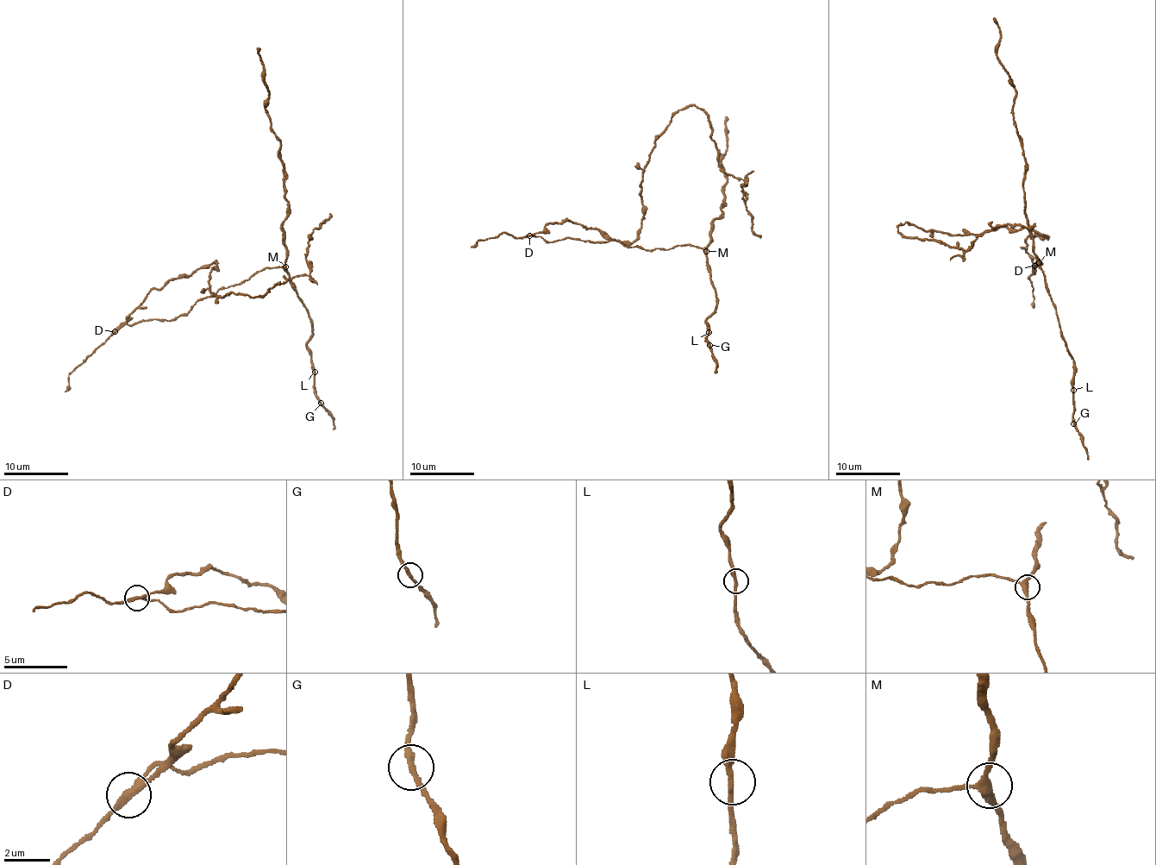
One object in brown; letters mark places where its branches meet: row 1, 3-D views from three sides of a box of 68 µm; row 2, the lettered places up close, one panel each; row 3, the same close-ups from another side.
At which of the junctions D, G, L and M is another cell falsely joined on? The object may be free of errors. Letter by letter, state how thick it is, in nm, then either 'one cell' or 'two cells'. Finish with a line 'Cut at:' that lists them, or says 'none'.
D: 240 nm | two cells
G: 240 nm | one cell
L: 240 nm | one cell
M: 280 nm | one cell
Cut at: D

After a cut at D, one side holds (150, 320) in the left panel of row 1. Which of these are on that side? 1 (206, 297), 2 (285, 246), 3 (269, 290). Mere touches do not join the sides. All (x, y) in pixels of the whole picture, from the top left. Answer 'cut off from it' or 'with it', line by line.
1: with it
2: with it
3: cut off from it

